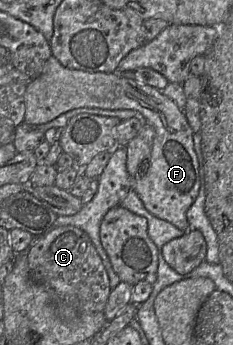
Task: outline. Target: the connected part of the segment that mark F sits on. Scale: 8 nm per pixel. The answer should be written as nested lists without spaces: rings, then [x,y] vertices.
[[[53,56],[46,61],[39,77],[27,86],[25,93],[25,120],[30,126],[46,124],[62,114],[78,108],[98,108],[103,110],[134,110],[144,124],[154,129],[155,136],[150,153],[150,158],[140,176],[133,179],[133,189],[144,207],[155,217],[173,224],[183,232],[189,230],[186,213],[196,199],[201,180],[196,154],[193,147],[193,131],[190,128],[184,112],[161,91],[140,84],[135,80],[125,78],[118,72],[101,73],[85,72],[69,69]]]

